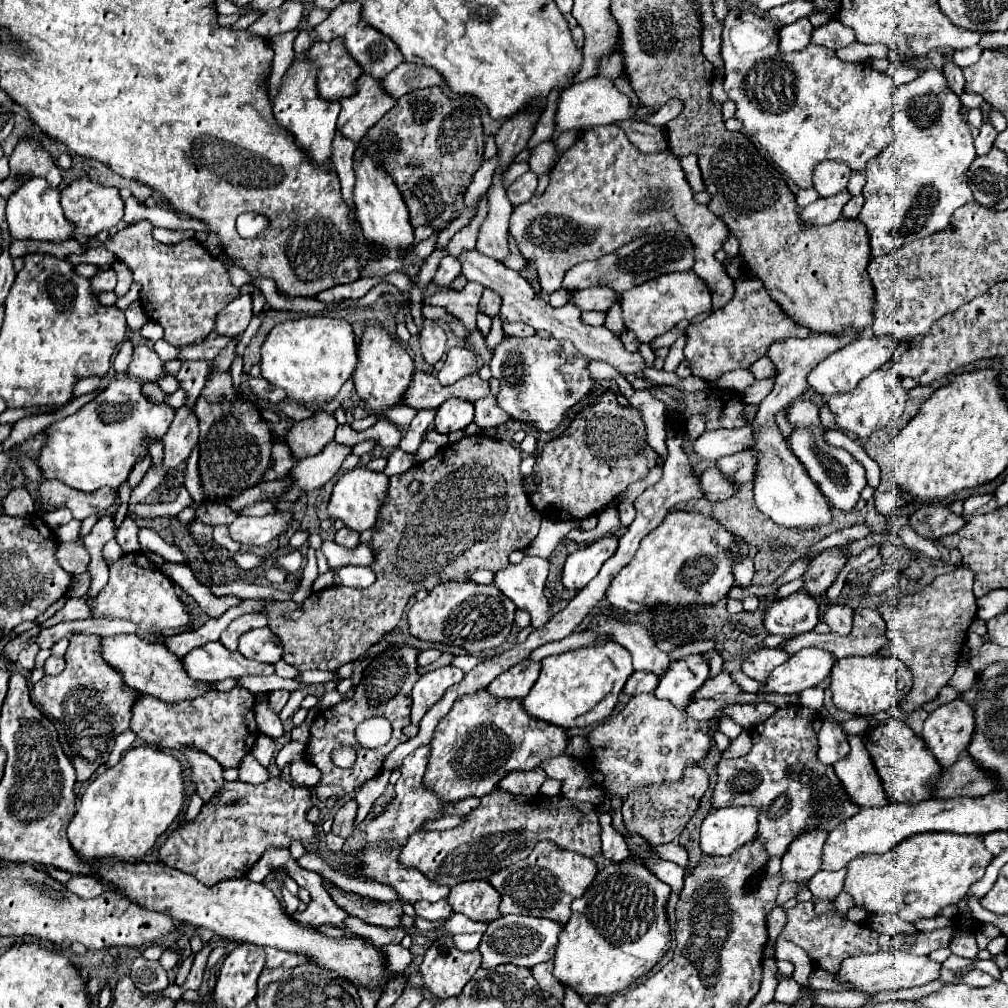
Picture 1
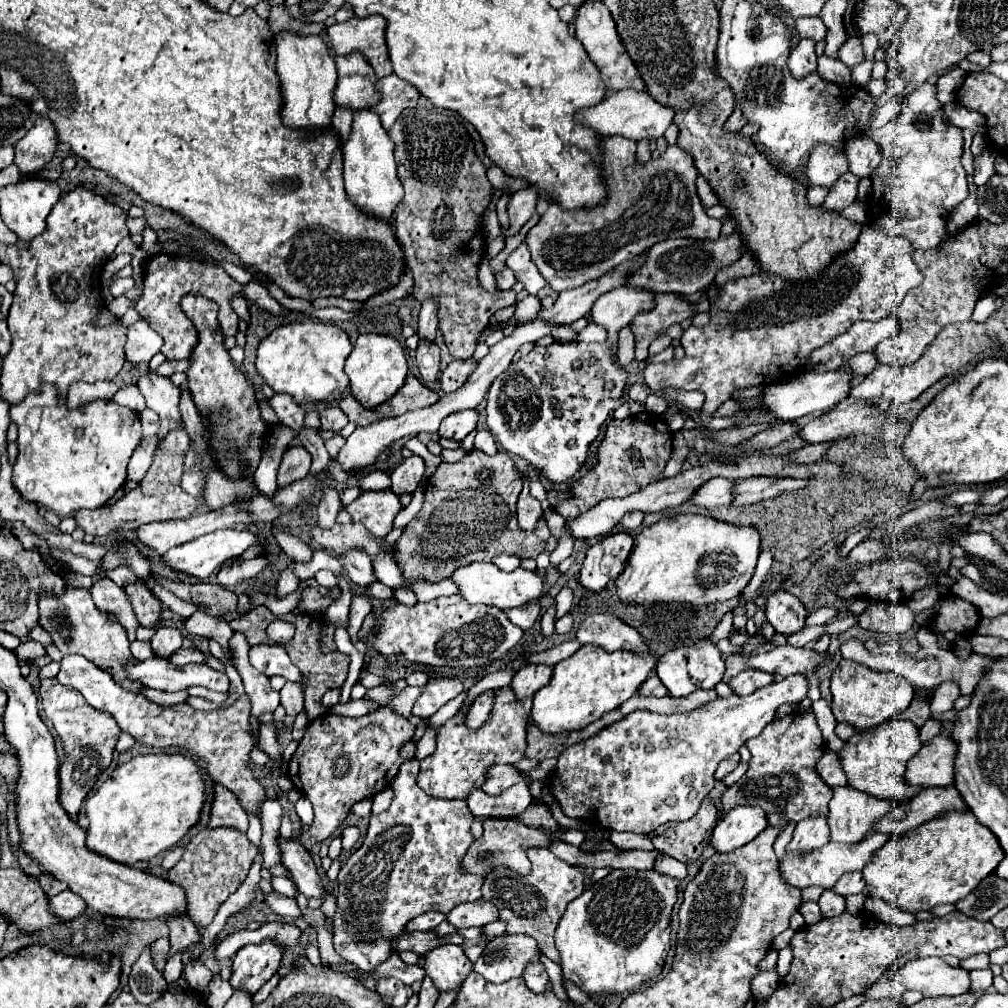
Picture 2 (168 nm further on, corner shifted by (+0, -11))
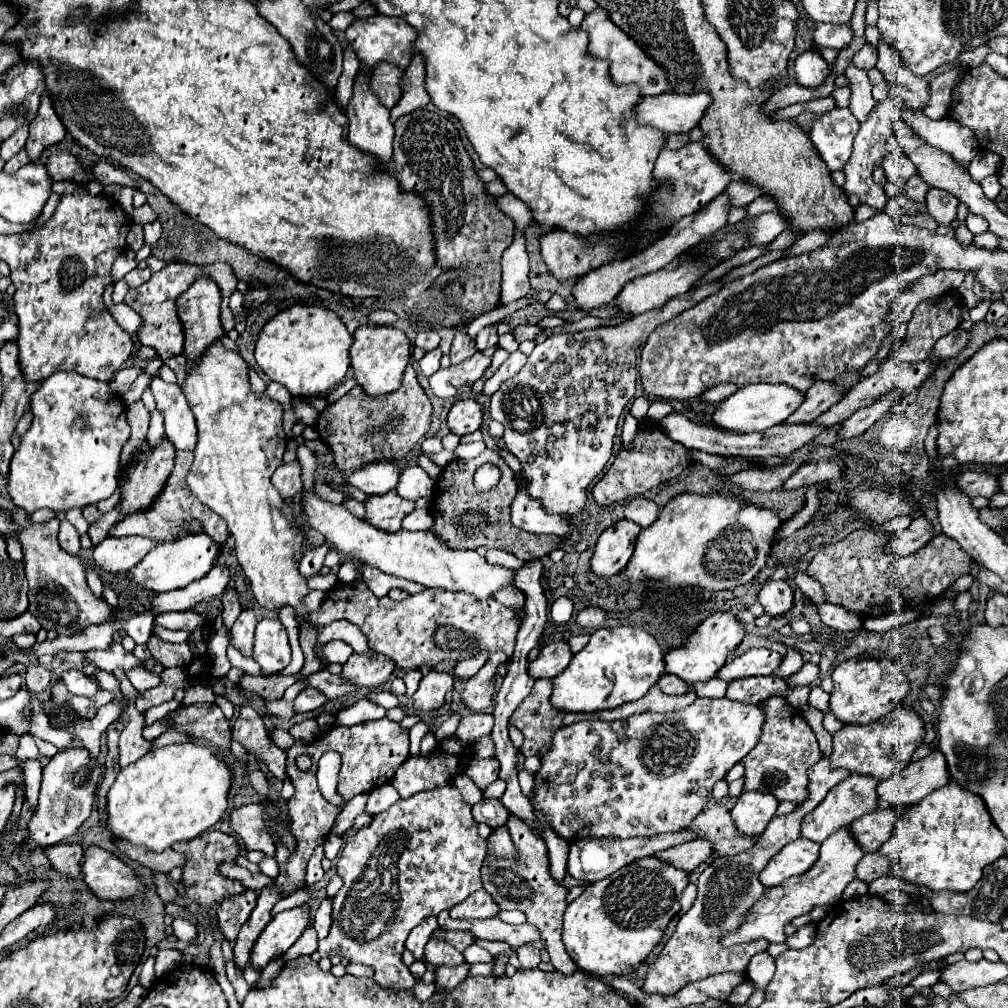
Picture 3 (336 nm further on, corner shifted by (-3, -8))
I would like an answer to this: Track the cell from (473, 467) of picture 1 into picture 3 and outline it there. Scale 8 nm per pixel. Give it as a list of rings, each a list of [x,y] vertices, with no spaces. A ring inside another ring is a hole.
[[[485,449],[475,459],[451,461],[445,467],[445,471],[441,473],[441,477],[437,479],[437,485],[439,487],[435,489],[435,493],[431,497],[431,511],[435,511],[435,513],[433,513],[433,527],[429,531],[435,533],[435,537],[443,539],[453,549],[461,549],[461,551],[479,549],[479,547],[503,549],[523,561],[539,559],[543,555],[549,555],[553,549],[577,551],[577,543],[571,543],[569,539],[561,539],[561,537],[551,539],[549,535],[535,537],[533,533],[517,529],[511,523],[509,507],[517,495],[517,481],[515,481],[515,473],[511,471],[511,467],[493,449]],[[483,461],[493,461],[503,473],[503,481],[497,483],[489,493],[479,493],[473,487],[473,473],[479,465],[483,465]]]

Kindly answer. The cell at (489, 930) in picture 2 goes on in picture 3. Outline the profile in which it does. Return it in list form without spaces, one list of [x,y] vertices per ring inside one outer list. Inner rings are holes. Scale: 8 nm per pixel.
[[[501,911],[497,917],[499,917],[501,921],[505,921],[505,923],[511,923],[511,925],[521,925],[521,923],[525,923],[525,915],[523,915],[521,911]]]

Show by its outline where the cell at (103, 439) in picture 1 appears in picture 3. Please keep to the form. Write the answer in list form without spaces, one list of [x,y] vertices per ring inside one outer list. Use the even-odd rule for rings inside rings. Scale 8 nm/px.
[[[59,371],[31,395],[31,413],[33,423],[11,459],[9,493],[15,505],[29,513],[43,507],[67,511],[109,499],[119,481],[121,449],[131,435],[123,399],[105,381]]]

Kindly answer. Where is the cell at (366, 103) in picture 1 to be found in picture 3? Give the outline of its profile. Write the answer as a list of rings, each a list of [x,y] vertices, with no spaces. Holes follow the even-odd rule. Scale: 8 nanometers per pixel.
[[[415,53],[409,67],[403,71],[403,77],[399,83],[401,85],[401,99],[391,109],[391,121],[399,119],[405,113],[411,113],[419,107],[425,107],[429,103],[429,95],[425,93],[423,79],[425,79],[425,63],[421,61],[421,55]]]

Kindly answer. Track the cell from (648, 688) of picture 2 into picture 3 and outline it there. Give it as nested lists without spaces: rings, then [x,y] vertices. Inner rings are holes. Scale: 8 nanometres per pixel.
[[[663,675],[657,681],[657,687],[667,695],[683,695],[689,691],[689,687],[679,677],[673,677],[673,675]]]

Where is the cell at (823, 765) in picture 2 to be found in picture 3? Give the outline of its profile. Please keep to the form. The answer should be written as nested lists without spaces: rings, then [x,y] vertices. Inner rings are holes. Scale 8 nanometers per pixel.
[[[823,757],[817,761],[809,771],[809,801],[803,801],[793,813],[785,817],[773,817],[767,825],[767,829],[759,835],[757,845],[749,847],[743,853],[731,855],[731,857],[715,857],[709,861],[707,869],[701,873],[697,881],[697,899],[693,907],[679,919],[675,933],[667,941],[665,949],[657,957],[657,961],[649,967],[645,983],[643,983],[643,993],[649,995],[675,995],[681,987],[693,981],[701,981],[711,975],[719,973],[735,973],[735,975],[745,975],[747,963],[755,953],[767,951],[769,941],[767,939],[755,939],[749,943],[739,943],[725,947],[723,937],[731,931],[737,931],[741,923],[745,921],[745,913],[765,895],[769,887],[765,887],[759,881],[759,875],[767,861],[781,851],[787,843],[795,841],[799,837],[799,827],[801,819],[815,809],[815,805],[821,803],[821,799],[829,793],[831,787],[841,783],[843,779],[849,777],[847,769],[833,769],[829,759]]]

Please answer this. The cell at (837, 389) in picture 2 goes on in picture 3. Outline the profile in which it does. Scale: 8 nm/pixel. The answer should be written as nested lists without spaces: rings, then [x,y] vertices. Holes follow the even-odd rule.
[[[755,383],[741,387],[737,393],[733,393],[729,399],[725,399],[717,411],[713,413],[713,423],[721,429],[737,431],[737,433],[751,433],[751,431],[765,431],[773,425],[783,423],[793,409],[797,409],[805,401],[805,393],[797,393],[795,387],[785,383]]]

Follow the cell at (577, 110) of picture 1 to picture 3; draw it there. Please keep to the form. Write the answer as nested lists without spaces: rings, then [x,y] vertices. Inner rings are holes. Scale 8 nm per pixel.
[[[661,93],[653,97],[641,97],[635,105],[635,119],[641,125],[661,129],[669,133],[687,133],[699,125],[703,111],[711,105],[707,93],[679,95],[679,93]]]

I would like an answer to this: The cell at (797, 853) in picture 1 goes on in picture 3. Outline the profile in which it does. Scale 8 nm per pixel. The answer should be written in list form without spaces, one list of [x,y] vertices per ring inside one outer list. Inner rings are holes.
[[[851,773],[845,781],[841,781],[841,785],[835,785],[811,813],[803,817],[801,837],[823,843],[833,831],[849,825],[865,813],[871,813],[873,809],[877,809],[877,781],[873,781],[873,777],[857,777],[857,773]]]

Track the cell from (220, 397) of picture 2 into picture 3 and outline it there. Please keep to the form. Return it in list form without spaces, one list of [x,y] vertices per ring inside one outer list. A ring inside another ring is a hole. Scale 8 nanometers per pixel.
[[[199,277],[181,297],[177,299],[177,311],[179,319],[185,329],[185,359],[193,365],[201,359],[201,355],[215,343],[225,337],[223,325],[221,325],[221,291],[217,289],[215,281],[209,281],[209,277]]]

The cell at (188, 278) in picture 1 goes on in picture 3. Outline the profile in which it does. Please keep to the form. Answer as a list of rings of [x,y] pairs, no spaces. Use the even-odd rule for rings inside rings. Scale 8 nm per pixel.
[[[181,261],[181,263],[169,263],[163,271],[157,271],[151,275],[151,279],[137,287],[137,289],[131,289],[129,291],[129,297],[125,297],[125,303],[135,309],[141,317],[143,317],[143,327],[139,331],[139,341],[143,345],[149,345],[153,349],[157,349],[159,357],[163,361],[183,353],[183,343],[185,343],[185,333],[183,333],[183,325],[181,325],[181,319],[177,315],[177,307],[175,307],[175,301],[177,297],[187,291],[197,277],[211,277],[221,293],[223,293],[223,301],[221,301],[221,317],[223,317],[223,327],[225,331],[231,331],[235,327],[235,315],[231,313],[229,309],[229,297],[235,293],[237,289],[237,277],[235,277],[235,271],[231,265],[227,263],[211,263],[211,265],[193,265],[193,263],[187,263],[187,261]]]

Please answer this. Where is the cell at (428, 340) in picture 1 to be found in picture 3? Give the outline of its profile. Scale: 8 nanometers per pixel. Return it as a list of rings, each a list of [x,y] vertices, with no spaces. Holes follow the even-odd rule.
[[[439,349],[427,351],[423,355],[423,359],[419,361],[419,367],[421,367],[421,371],[423,371],[425,377],[431,377],[439,369],[439,359],[441,359],[441,351]]]

